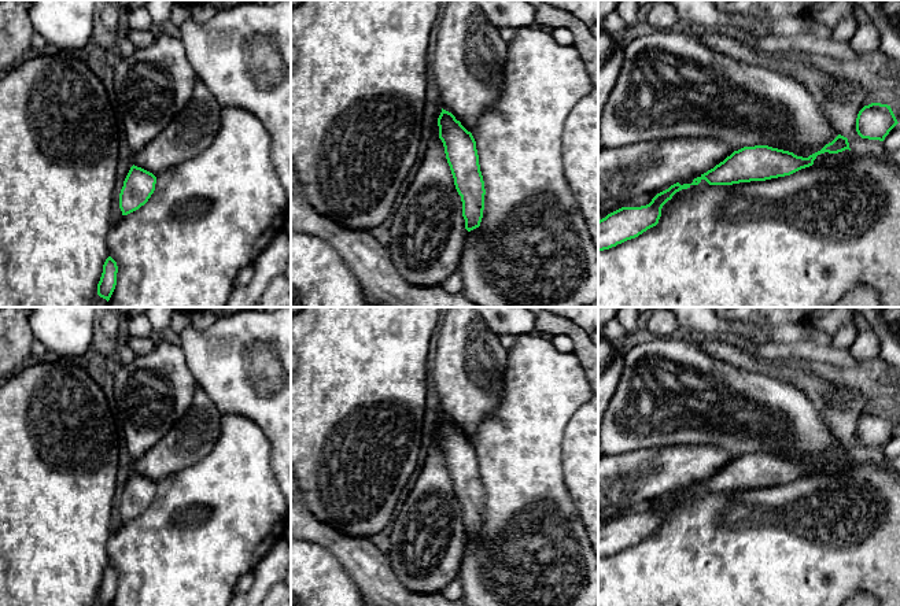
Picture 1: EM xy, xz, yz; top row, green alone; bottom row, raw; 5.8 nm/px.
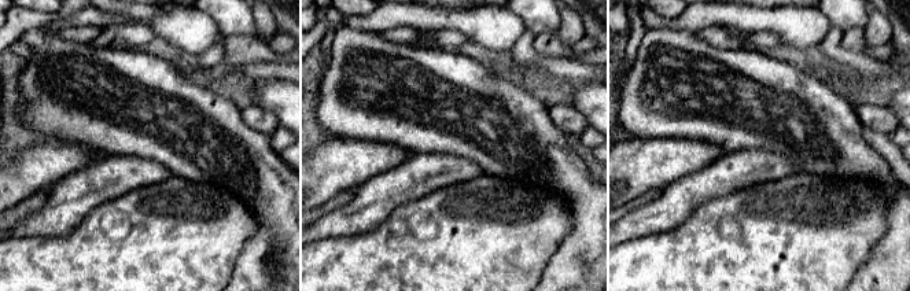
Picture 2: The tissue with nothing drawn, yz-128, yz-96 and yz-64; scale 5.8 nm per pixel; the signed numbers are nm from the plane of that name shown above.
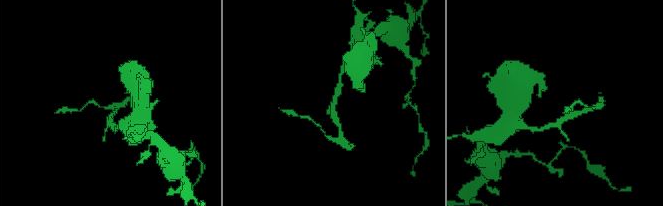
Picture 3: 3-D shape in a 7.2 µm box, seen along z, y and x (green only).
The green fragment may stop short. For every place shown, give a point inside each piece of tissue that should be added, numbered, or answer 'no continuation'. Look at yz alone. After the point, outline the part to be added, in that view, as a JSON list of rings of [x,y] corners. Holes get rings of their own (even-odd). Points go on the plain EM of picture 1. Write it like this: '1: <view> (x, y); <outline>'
no continuation

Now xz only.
no continuation

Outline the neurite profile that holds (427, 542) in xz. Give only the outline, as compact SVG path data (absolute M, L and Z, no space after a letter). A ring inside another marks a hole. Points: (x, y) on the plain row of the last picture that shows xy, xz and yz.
M438 431L425 450L425 463L392 521L386 555L403 587L435 595L458 576L466 536Z

